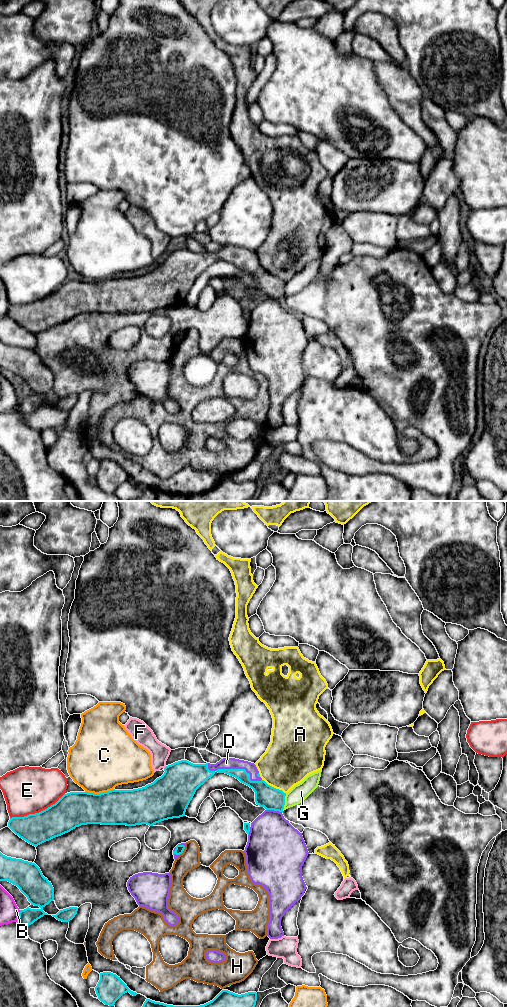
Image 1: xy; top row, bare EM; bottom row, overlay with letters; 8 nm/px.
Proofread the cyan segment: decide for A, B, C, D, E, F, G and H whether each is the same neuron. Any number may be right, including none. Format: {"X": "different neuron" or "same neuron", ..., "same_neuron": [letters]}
{"A": "different neuron", "B": "different neuron", "C": "different neuron", "D": "same neuron", "E": "different neuron", "F": "different neuron", "G": "different neuron", "H": "different neuron", "same_neuron": ["D"]}

